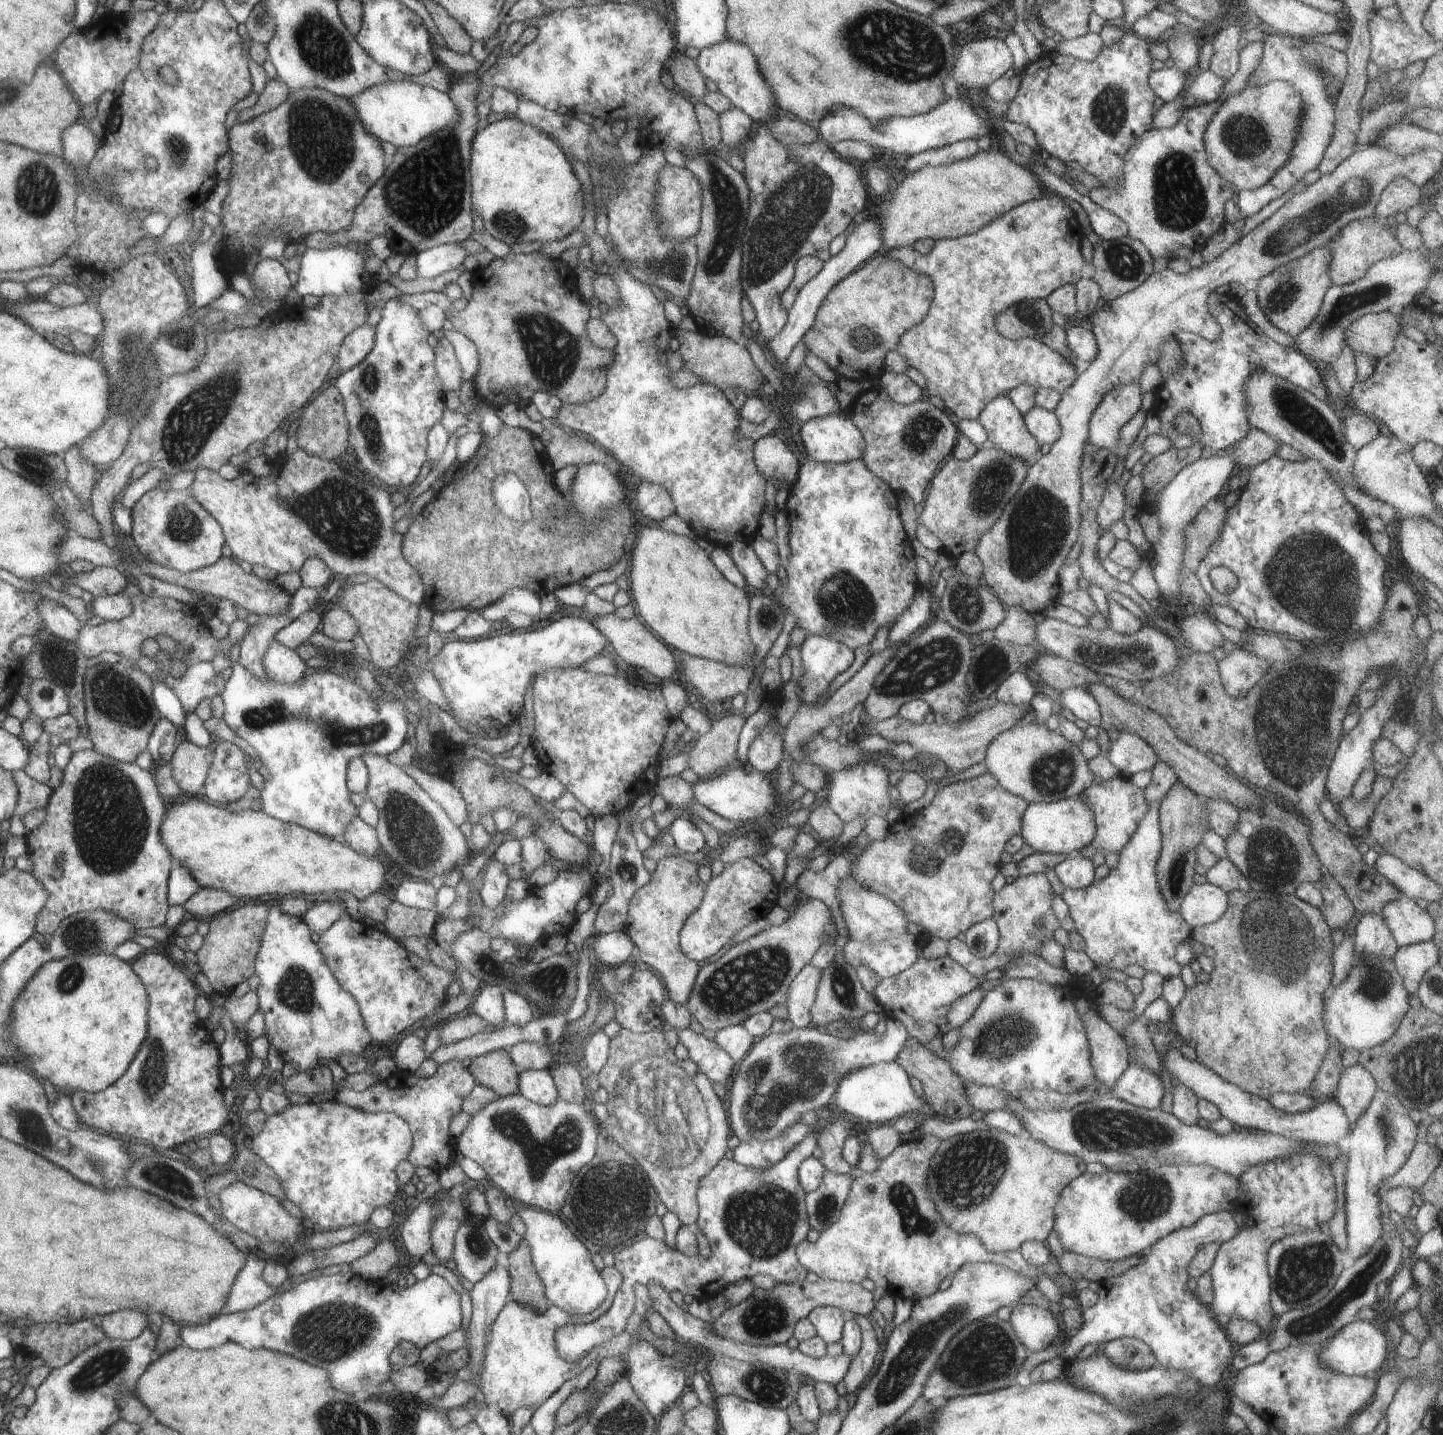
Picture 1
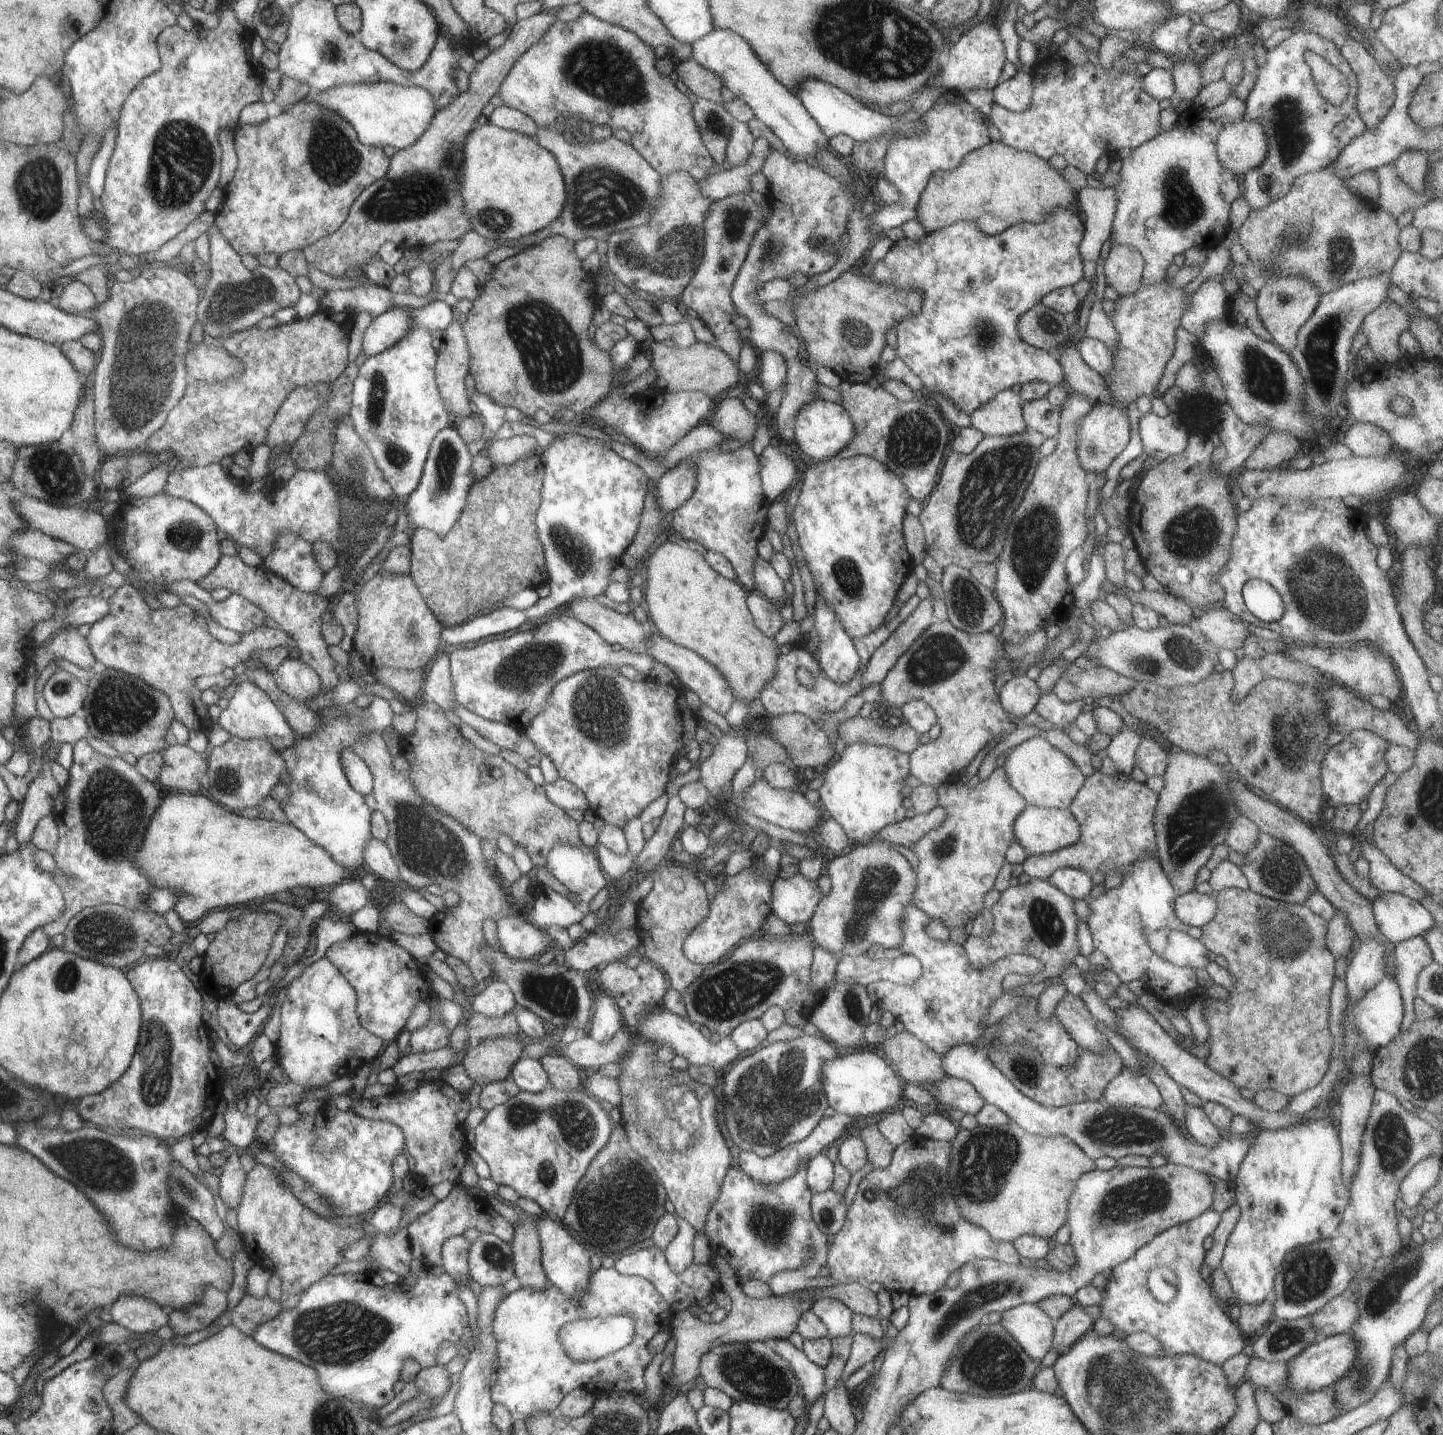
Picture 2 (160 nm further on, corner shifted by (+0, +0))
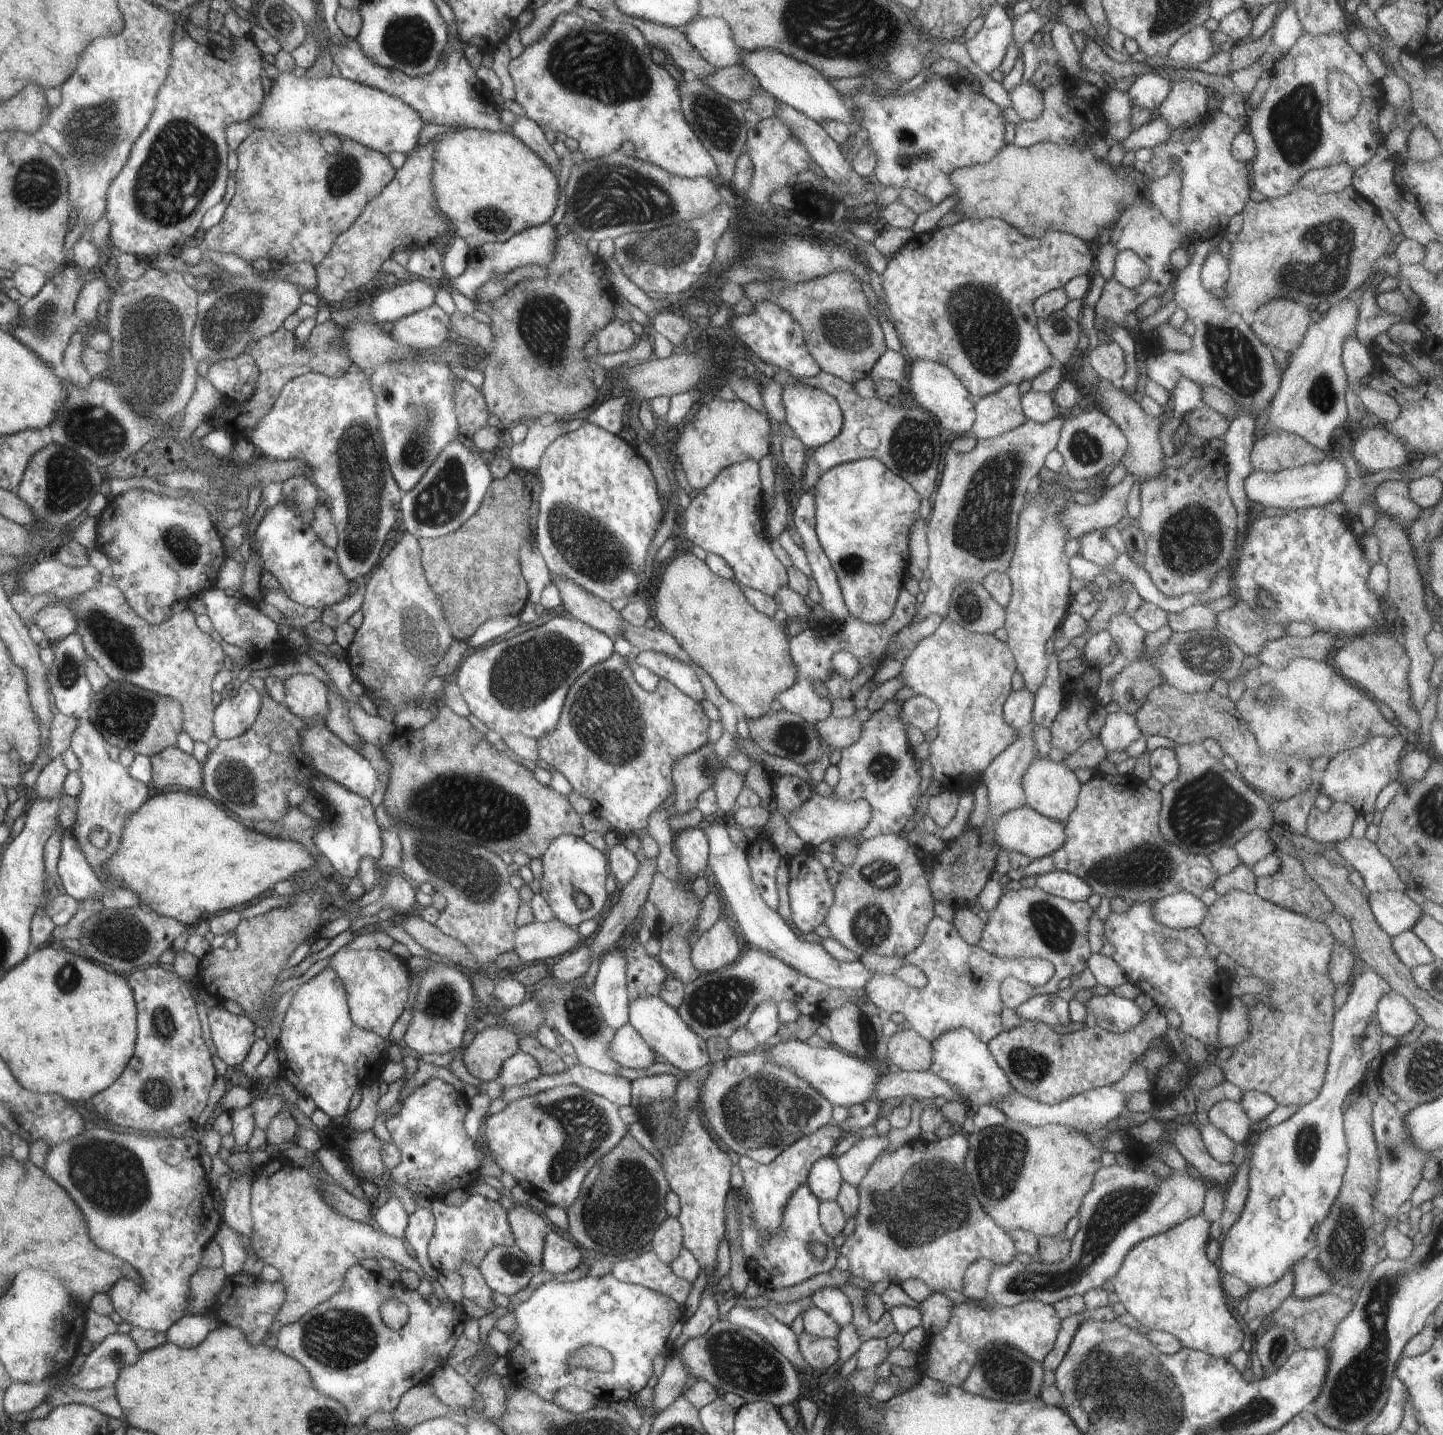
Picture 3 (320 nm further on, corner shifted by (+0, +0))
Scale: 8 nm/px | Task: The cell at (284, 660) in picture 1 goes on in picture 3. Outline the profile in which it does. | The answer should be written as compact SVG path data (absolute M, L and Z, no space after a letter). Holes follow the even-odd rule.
M294 674L284 681L285 705L297 717L314 720L329 711L329 690L313 674Z

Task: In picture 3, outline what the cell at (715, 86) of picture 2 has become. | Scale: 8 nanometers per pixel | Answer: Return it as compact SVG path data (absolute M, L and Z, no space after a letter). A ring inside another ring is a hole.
M740 63L716 69L708 79L702 79L716 92L740 103L756 95L762 86L759 80Z

